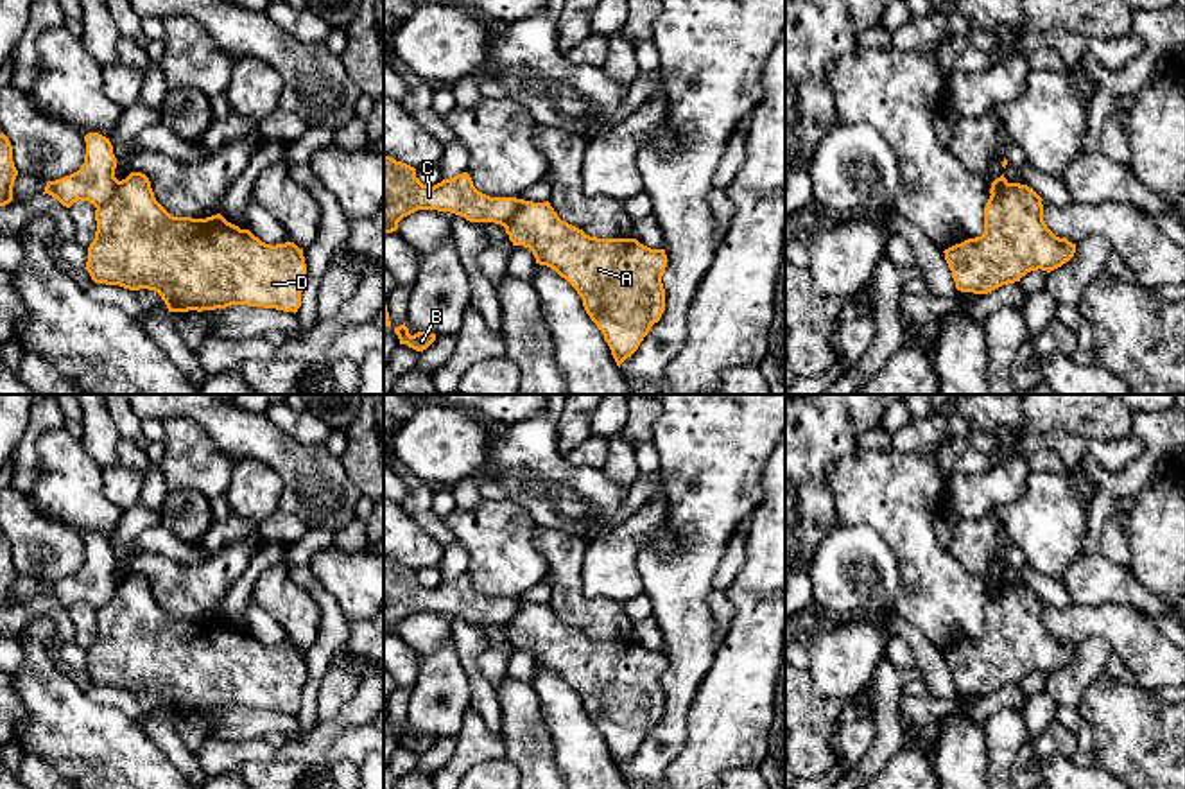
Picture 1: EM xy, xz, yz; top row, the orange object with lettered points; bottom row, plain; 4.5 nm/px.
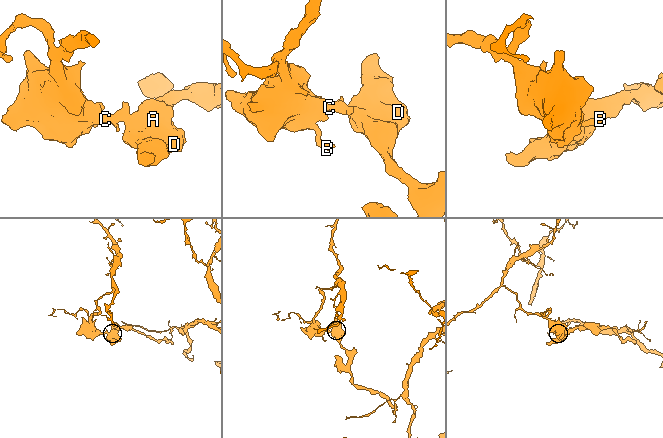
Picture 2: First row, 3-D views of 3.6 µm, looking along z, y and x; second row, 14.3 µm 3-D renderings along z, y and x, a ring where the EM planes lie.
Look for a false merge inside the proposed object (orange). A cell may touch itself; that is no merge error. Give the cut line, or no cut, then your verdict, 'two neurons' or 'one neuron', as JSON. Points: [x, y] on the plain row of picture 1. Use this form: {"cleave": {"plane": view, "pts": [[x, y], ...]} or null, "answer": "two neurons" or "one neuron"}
{"cleave": {"plane": "xy", "pts": [[119, 583], [115, 592], [97, 610]]}, "answer": "two neurons"}

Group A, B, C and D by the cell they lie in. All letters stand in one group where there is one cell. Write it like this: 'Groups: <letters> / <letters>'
Groups: A D / B C

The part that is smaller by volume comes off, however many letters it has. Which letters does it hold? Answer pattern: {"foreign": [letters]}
{"foreign": ["A", "D"]}

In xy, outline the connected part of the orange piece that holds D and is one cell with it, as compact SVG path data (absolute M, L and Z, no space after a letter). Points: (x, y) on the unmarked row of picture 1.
M131 574L117 585L113 597L95 611L97 633L88 649L86 672L95 685L120 687L129 692L149 690L161 698L169 714L215 712L231 707L298 714L307 681L303 651L294 644L265 646L249 631L228 624L221 615L206 620L174 619L154 599L151 583Z

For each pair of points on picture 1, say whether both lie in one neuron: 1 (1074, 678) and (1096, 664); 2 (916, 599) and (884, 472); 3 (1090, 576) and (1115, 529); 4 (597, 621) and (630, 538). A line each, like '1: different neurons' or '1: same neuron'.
1: same neuron
2: same neuron
3: different neurons
4: different neurons

